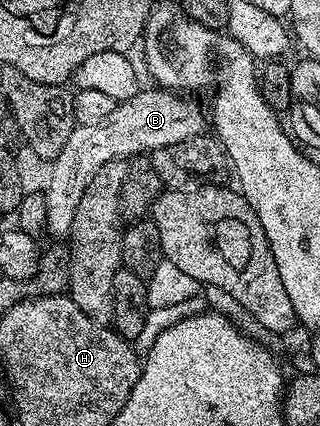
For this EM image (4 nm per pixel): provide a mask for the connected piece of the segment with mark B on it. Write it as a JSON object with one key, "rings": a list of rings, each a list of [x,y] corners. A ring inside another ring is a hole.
{"rings":[[[141,89],[134,97],[117,102],[116,108],[98,125],[77,125],[70,133],[70,138],[66,140],[66,145],[62,145],[62,153],[58,153],[56,159],[51,160],[52,172],[48,175],[48,184],[44,187],[42,198],[44,201],[44,225],[47,234],[64,237],[72,220],[72,213],[75,212],[77,200],[82,199],[82,193],[90,185],[94,173],[98,173],[101,163],[111,158],[120,156],[143,156],[166,145],[178,145],[182,141],[192,139],[195,135],[203,135],[206,131],[206,115],[200,112],[200,107],[196,103],[191,103],[191,98],[181,97],[167,89],[152,89],[148,91]]]}

